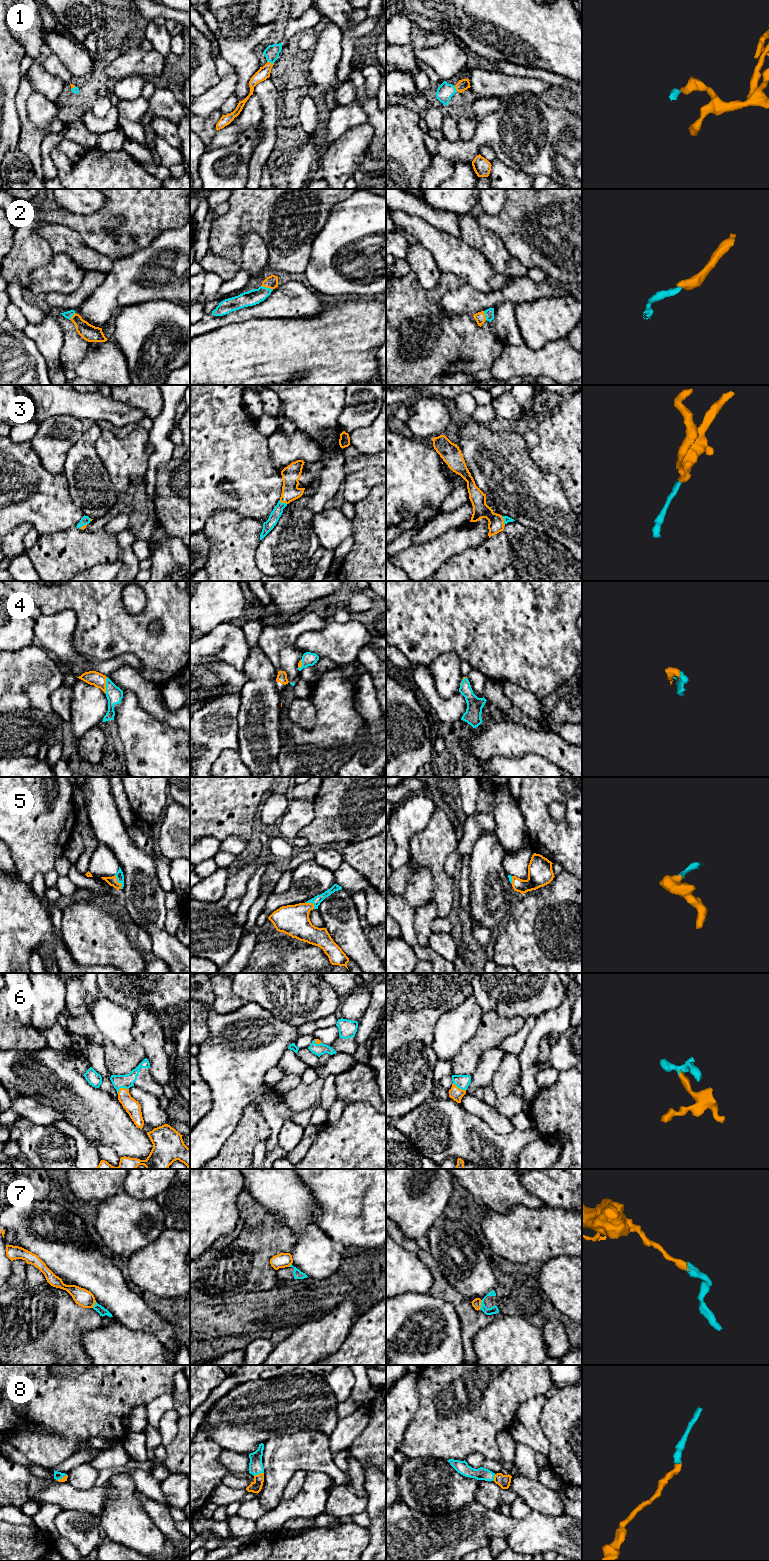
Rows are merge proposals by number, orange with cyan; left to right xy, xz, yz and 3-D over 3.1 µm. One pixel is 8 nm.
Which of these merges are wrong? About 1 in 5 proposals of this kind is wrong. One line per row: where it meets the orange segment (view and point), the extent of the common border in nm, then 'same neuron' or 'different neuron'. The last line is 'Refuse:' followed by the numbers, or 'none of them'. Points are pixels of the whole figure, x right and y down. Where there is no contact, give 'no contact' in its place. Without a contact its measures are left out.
1: contact xz (269, 62); length 60 nm; same neuron
2: contact xz (267, 287); length 100 nm; same neuron
3: contact xz (283, 502); length 70 nm; same neuron
4: contact xy (105, 685); length 140 nm; same neuron
5: contact xy (117, 882); length 130 nm; same neuron
6: contact xy (121, 1088); length 100 nm; same neuron
7: contact yz (480, 1305); length 80 nm; different neuron
8: contact xz (258, 1474); length 90 nm; same neuron
Refuse: 7

